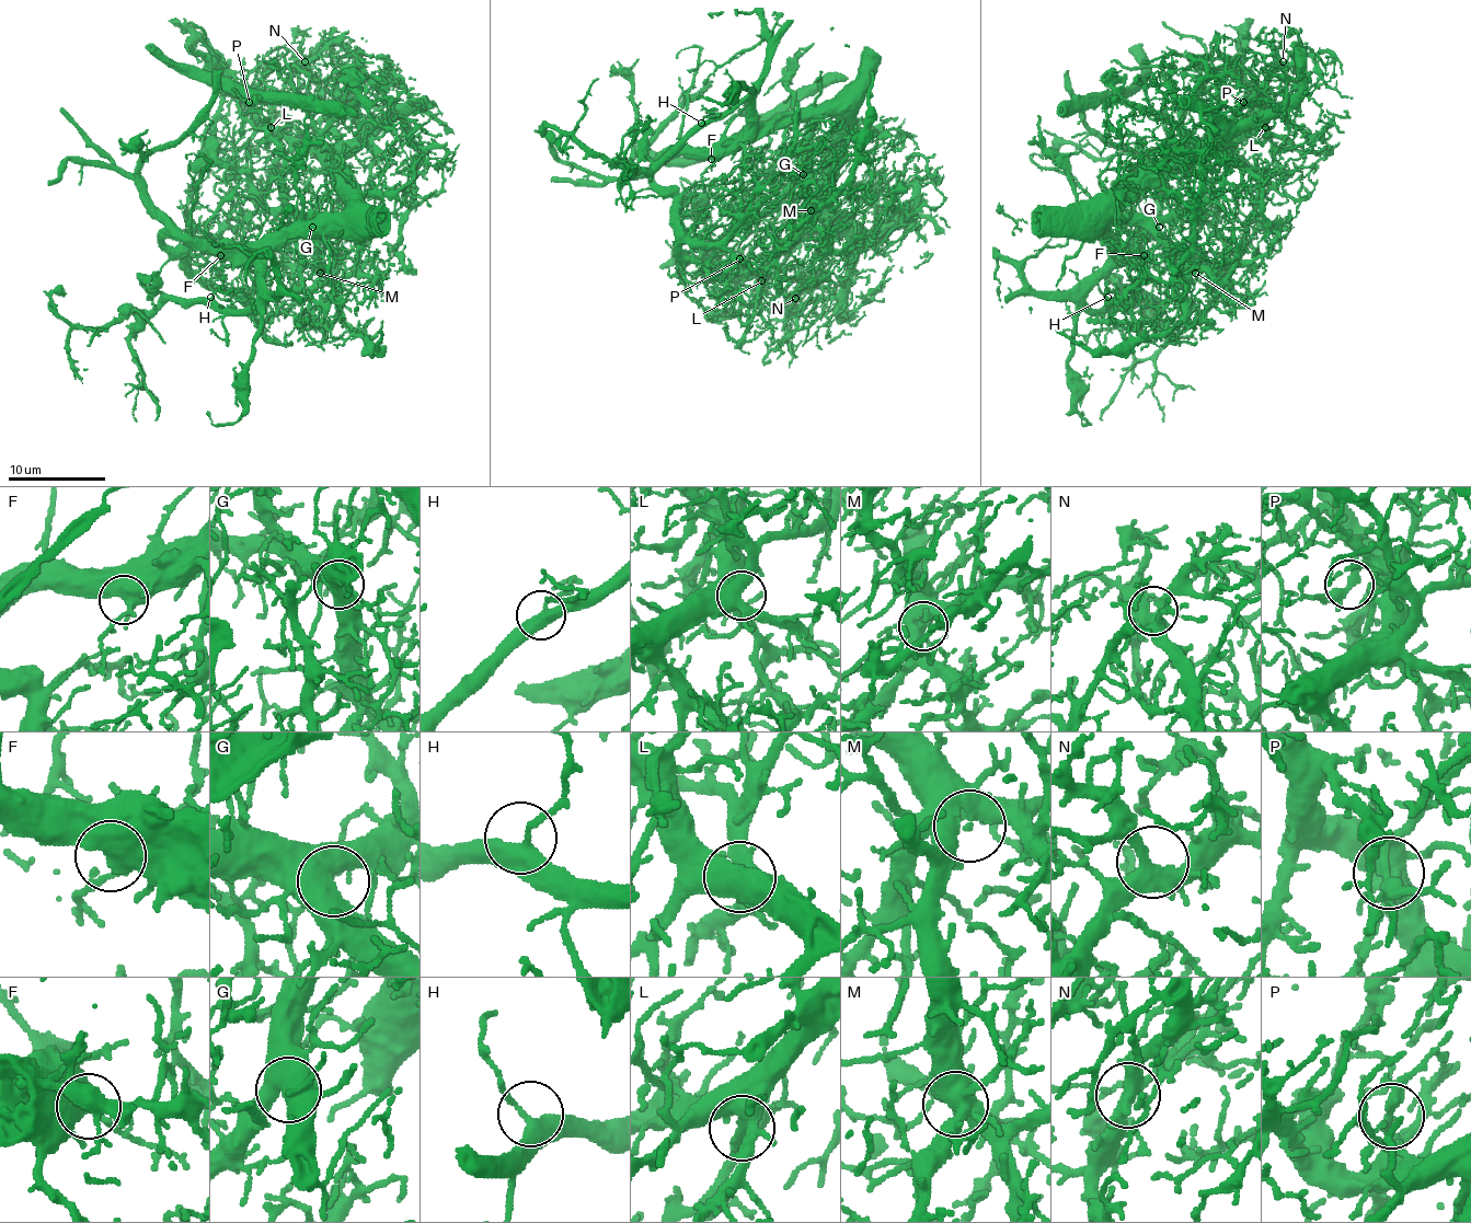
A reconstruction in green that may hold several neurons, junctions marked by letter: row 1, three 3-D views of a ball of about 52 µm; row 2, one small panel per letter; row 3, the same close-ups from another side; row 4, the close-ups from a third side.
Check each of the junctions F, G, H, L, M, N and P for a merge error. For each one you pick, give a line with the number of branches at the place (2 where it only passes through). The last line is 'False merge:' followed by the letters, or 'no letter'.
False merge: no letter

